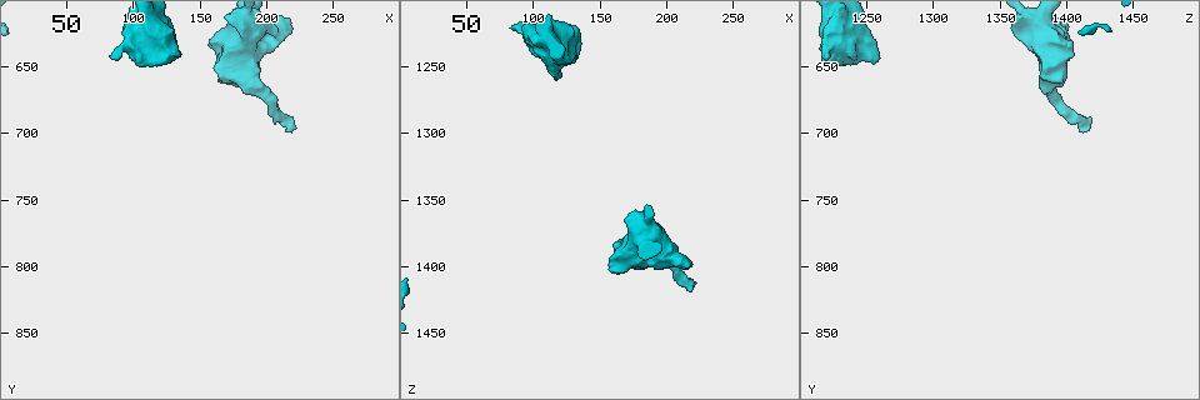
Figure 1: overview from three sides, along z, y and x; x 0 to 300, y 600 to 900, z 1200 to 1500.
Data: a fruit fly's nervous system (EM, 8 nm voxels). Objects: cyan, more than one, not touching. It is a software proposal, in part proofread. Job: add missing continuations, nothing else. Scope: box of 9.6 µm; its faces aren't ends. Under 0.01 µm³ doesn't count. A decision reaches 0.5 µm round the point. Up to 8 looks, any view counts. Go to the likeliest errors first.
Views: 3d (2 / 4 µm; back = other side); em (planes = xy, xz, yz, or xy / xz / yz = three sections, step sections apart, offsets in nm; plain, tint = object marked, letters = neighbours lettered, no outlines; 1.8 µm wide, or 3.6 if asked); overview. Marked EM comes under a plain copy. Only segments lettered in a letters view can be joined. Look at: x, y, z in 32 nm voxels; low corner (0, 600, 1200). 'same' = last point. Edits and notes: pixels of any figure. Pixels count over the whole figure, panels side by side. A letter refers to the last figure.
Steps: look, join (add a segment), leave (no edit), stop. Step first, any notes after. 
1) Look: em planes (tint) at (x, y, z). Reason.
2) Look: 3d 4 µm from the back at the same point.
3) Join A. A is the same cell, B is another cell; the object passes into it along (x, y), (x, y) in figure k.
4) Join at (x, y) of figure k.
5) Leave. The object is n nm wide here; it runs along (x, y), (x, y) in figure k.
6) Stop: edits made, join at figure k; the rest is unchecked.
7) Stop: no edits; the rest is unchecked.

Look: 3d 4 µm at (214, 698, 1418).

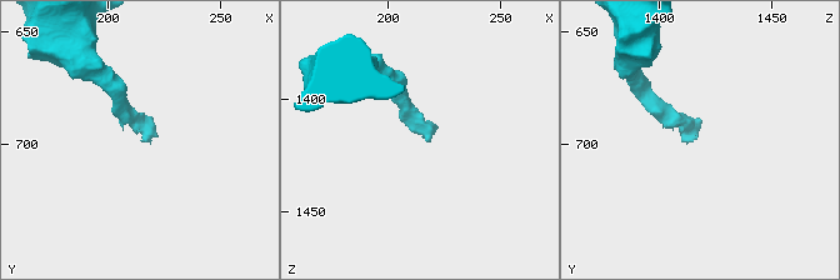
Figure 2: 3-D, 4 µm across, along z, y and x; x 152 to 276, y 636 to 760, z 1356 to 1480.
Look: em planes (tint) at (215, 698, 1416).

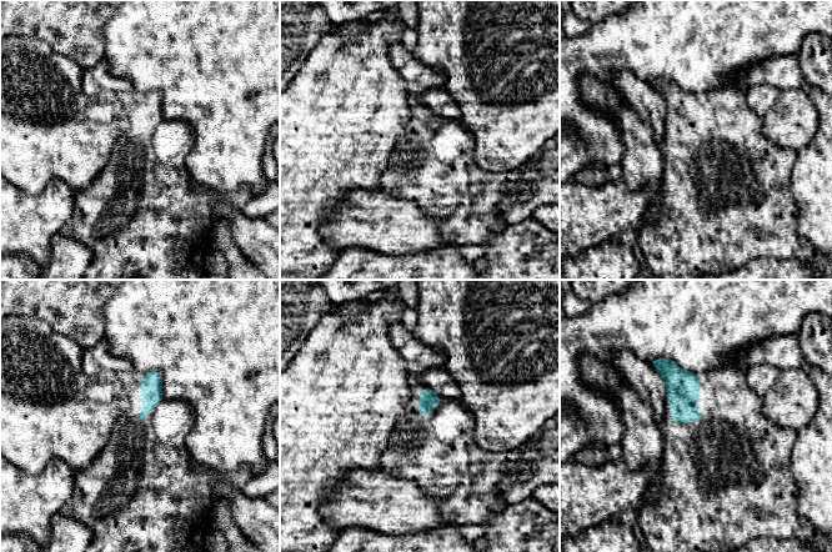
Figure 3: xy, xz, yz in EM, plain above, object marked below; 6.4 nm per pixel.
Look: em planes (letters) at the same point. What lies round it.

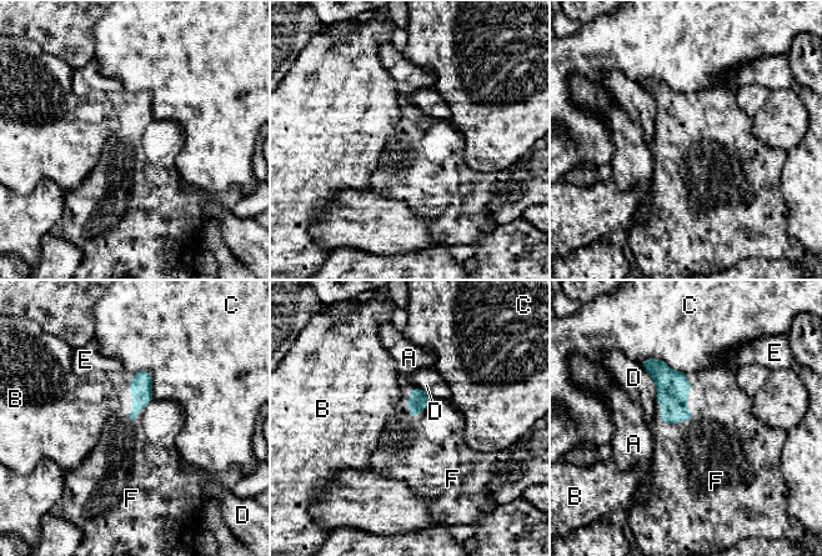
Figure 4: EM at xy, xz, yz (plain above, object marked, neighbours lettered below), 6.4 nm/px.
Join F. F is the same cell, A, B, C, D and E are other cells; it goes on there.

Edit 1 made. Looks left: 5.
Look: em xz step 16 (letters) at (84, 642, 1222). Branch stops here.

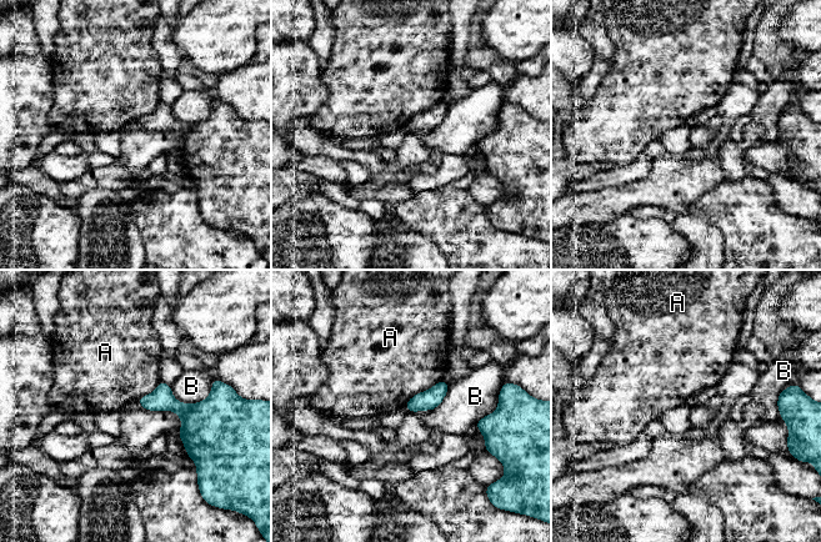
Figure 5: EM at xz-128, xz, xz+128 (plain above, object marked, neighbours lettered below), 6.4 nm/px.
Leave. A and B are other cells; it runs along (161, 385), (191, 421), (191, 450) in figure 5; none of them fits.

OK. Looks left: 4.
Look: 3d 4 µm at (156, 636, 1402).

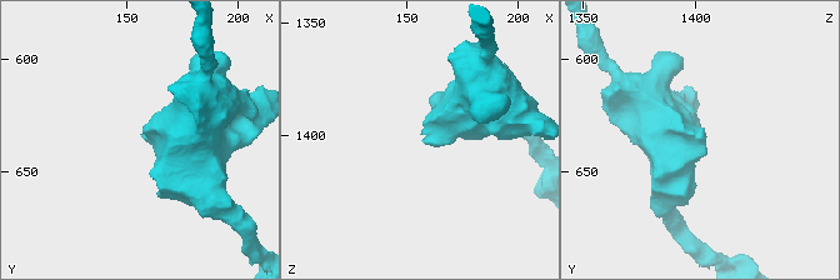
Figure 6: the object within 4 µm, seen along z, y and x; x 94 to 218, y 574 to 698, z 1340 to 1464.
Look: em yz step 16 (tint) at (158, 634, 1401).

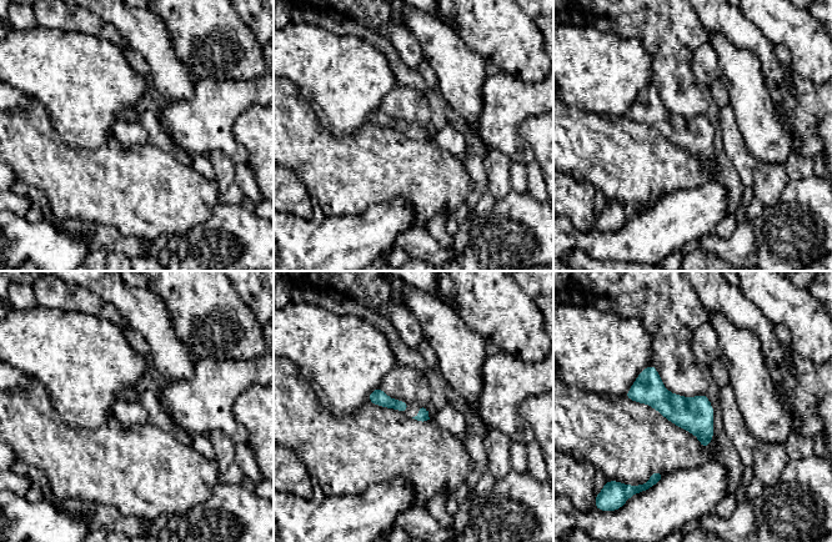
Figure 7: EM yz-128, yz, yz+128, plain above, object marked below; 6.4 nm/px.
Look: em planes (letters) at the same point.

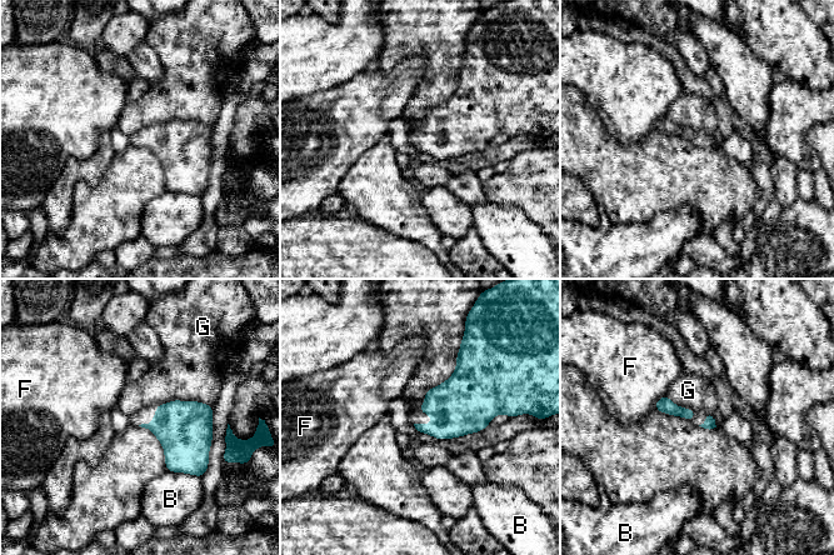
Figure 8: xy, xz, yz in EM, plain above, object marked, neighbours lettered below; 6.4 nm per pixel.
Leave. B, F and G are other cells; a border runs along (213, 404), (169, 400), (158, 405) in figure 8; none of them fits.

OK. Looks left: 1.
Stop: edits made, join at figure 4; the rest is unchecked.

